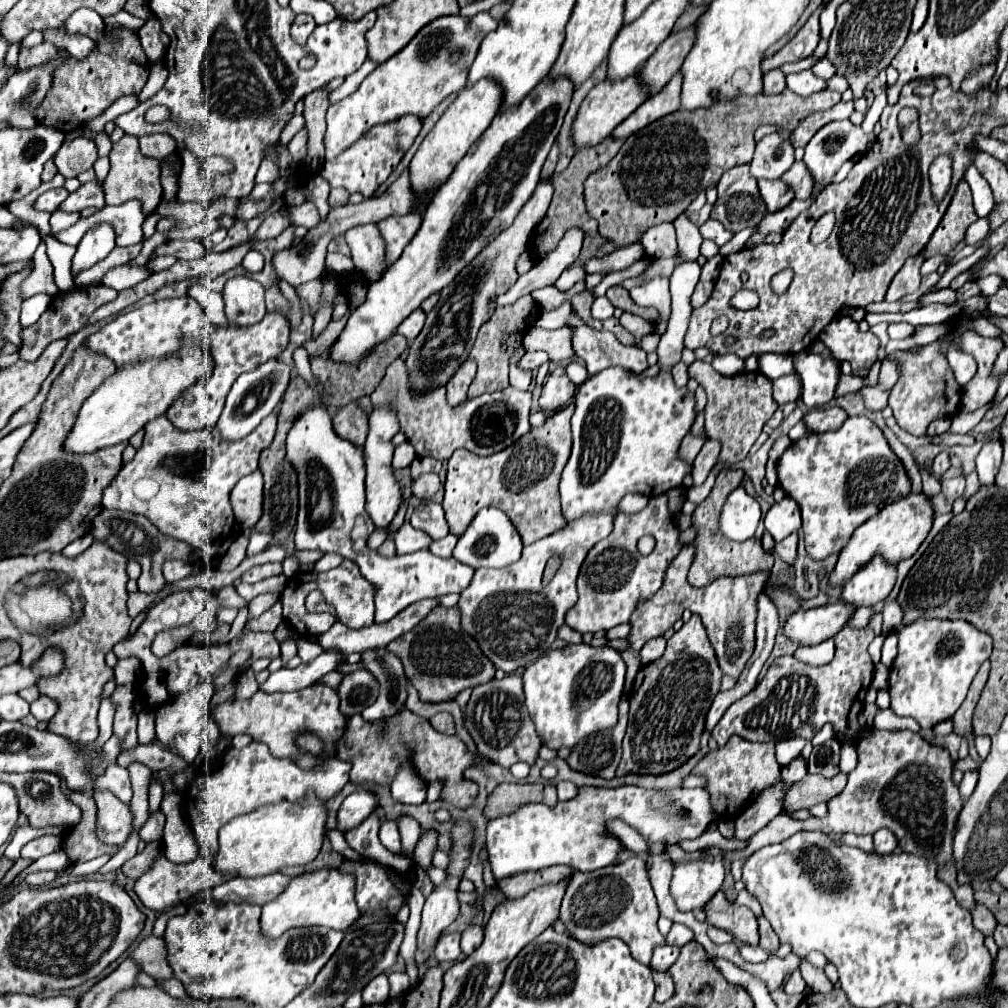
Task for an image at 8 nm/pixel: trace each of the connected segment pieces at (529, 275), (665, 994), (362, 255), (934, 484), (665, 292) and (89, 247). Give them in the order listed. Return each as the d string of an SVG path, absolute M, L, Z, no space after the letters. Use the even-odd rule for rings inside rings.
M571 228L561 238L559 246L547 258L543 258L541 262L537 262L529 272L521 274L517 278L517 282L505 294L495 296L493 298L493 304L495 306L509 306L509 304L517 302L521 296L531 294L537 288L543 288L543 286L553 284L561 276L561 272L565 268L569 268L577 260L579 250L581 250L581 244L583 244L583 236L585 234L581 230Z
M651 970L653 978L655 978L655 984L657 984L657 990L655 990L655 1000L657 1002L665 1002L671 998L673 994L673 980L669 978L669 974L665 972L657 972L657 970Z
M363 224L353 226L345 232L345 240L351 248L351 258L355 262L355 268L365 274L369 280L377 280L379 272L385 268L385 244L381 242L377 234L375 224Z
M920 466L920 472L923 478L923 492L930 497L934 497L941 491L940 482L936 479L929 479L929 475L923 466Z
M653 278L637 288L631 288L629 292L639 306L653 306L659 310L659 314L671 314L669 278Z
M99 224L89 230L77 246L71 264L71 276L77 278L83 270L89 270L93 264L103 260L115 248L115 232L109 224Z

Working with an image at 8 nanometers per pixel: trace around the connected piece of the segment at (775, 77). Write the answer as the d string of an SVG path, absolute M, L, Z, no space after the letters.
M769 70L763 76L763 92L765 94L779 94L785 90L785 74L781 70Z

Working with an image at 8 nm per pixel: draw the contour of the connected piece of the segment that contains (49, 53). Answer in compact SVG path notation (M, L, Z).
M43 42L43 44L31 48L22 47L18 57L18 67L21 70L26 70L31 66L40 66L41 62L53 58L55 54L57 54L57 50L49 42Z

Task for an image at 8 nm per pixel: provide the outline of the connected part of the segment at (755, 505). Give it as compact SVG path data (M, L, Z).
M739 486L727 496L723 504L719 516L719 532L729 540L743 542L755 534L759 520L761 520L759 502L751 494L747 494L743 486Z

